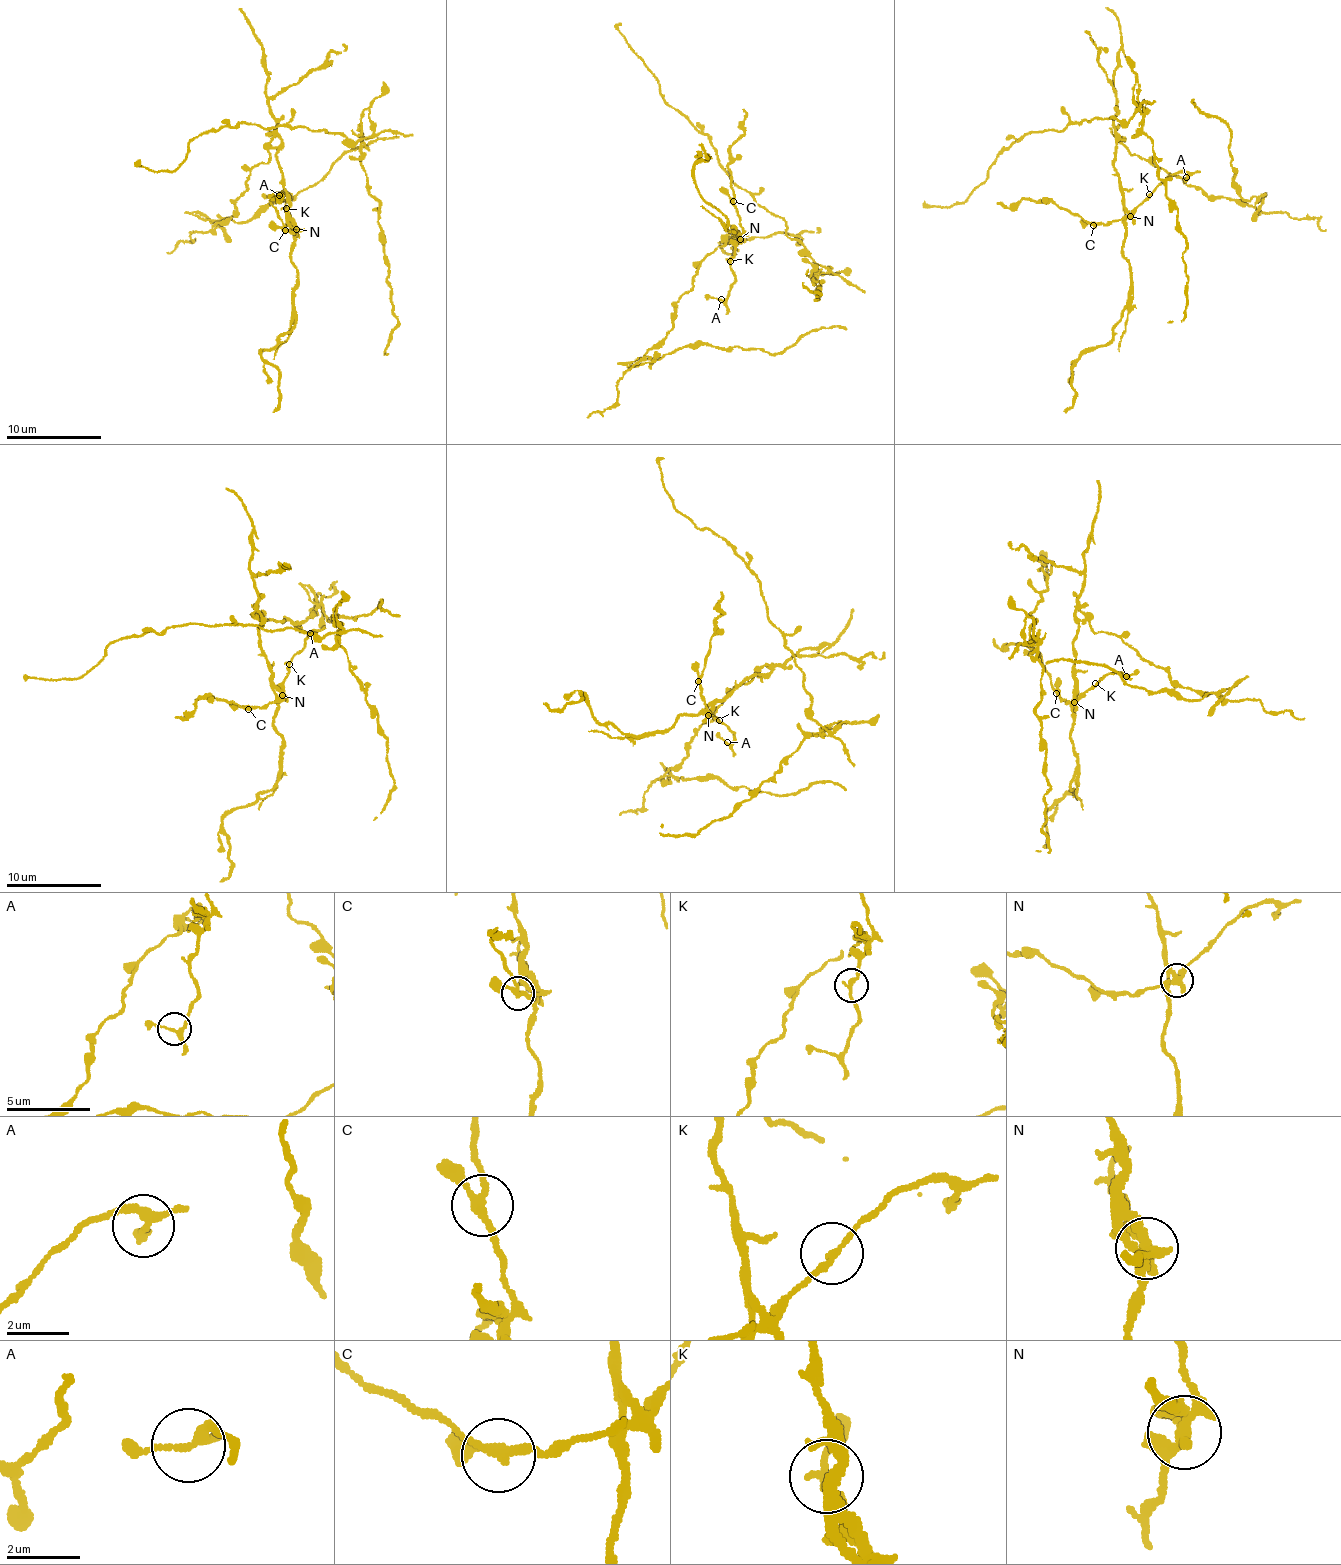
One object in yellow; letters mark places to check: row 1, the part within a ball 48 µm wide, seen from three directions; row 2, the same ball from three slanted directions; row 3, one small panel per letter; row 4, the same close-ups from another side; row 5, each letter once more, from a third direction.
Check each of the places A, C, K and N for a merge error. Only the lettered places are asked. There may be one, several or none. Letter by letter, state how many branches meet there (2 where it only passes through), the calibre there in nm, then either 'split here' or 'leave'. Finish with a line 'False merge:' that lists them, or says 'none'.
A: branches 3; calibre 200 nm; leave
C: branches 3; calibre 200 nm; split here
K: branches 2; calibre 200 nm; leave
N: branches 4; calibre 320 nm; split here
False merge: C, N

